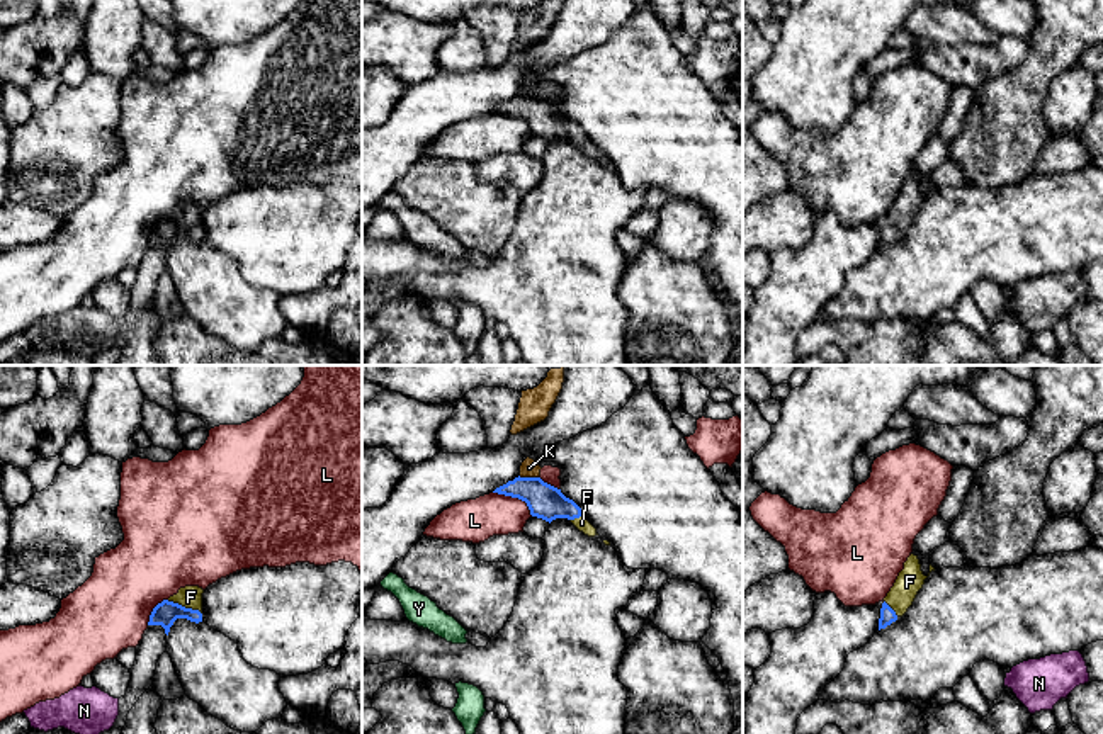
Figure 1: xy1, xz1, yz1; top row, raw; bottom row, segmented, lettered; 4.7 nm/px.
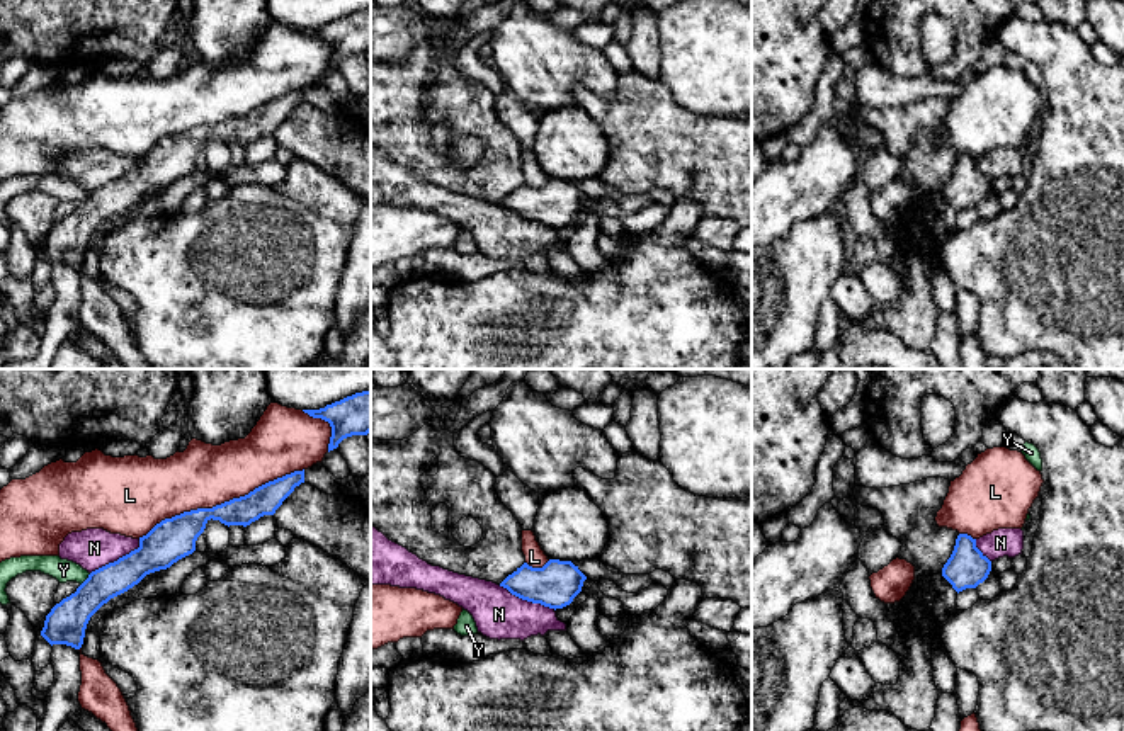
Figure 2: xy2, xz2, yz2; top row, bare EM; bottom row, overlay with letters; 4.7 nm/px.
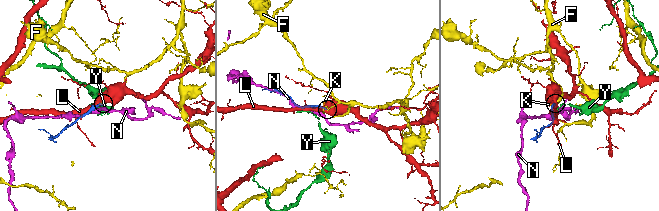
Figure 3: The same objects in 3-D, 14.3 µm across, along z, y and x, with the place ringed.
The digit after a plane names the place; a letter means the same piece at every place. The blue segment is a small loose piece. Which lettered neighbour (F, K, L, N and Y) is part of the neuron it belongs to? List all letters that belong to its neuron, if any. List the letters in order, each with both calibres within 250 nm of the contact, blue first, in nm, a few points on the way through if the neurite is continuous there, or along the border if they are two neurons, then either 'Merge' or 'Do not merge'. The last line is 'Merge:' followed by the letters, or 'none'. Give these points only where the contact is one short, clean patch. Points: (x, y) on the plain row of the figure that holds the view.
F: Thickness 110 nm (blue) against 110 nm. Path across: xy1 (167, 231), (184, 226), (191, 216). Merge
K: Thickness 160 nm (blue) against 90 nm. Boundary: xz1 (519, 95), (537, 97). Do not merge
L: Thickness 170 nm (blue) against 300 nm. Do not merge
N: Thickness 200 nm (blue) against 190 nm. Boundary: xy2 (140, 158), (135, 169), (90, 192). Do not merge
Y: Thickness 190 nm (blue) against 110 nm. Boundary: xy2 (90, 192), (80, 204). Do not merge
Merge: F

